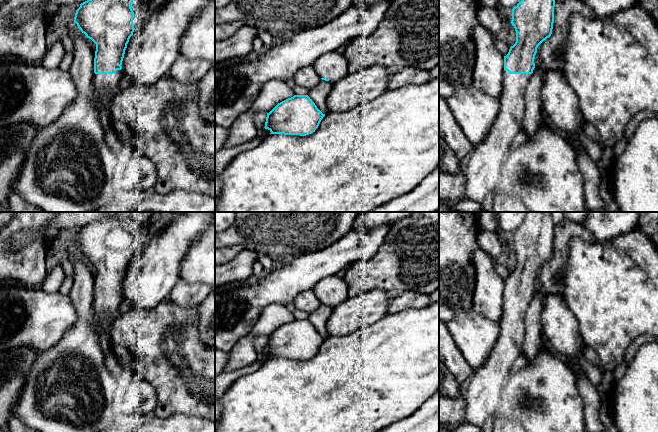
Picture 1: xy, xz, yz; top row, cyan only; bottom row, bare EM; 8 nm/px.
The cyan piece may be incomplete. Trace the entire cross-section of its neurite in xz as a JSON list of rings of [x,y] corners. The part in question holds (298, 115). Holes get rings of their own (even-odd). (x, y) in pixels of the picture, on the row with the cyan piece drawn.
[[[294,95],[278,103],[267,113],[264,128],[268,129],[270,134],[306,136],[315,132],[324,116],[308,95]]]

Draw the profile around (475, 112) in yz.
[[[474,85],[461,86],[446,99],[454,119],[472,146],[488,136],[500,111],[500,101]]]

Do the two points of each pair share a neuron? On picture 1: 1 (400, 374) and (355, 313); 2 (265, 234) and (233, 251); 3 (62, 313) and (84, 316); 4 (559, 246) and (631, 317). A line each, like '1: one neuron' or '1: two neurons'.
1: two neurons
2: two neurons
3: two neurons
4: two neurons

